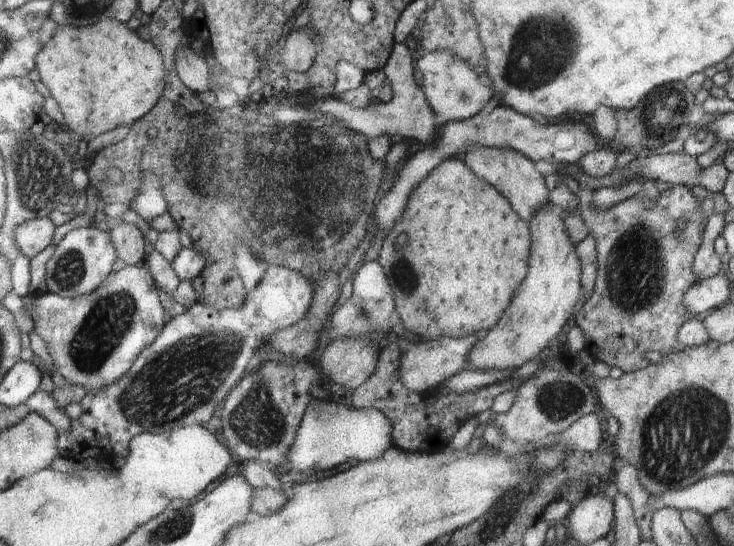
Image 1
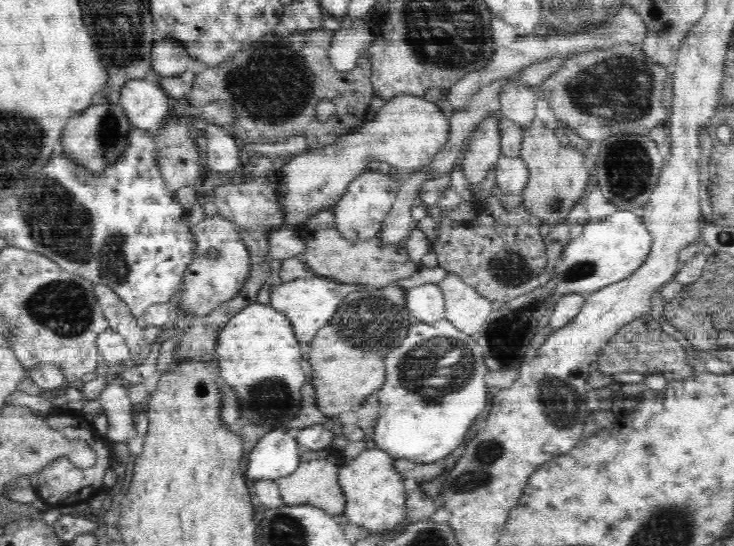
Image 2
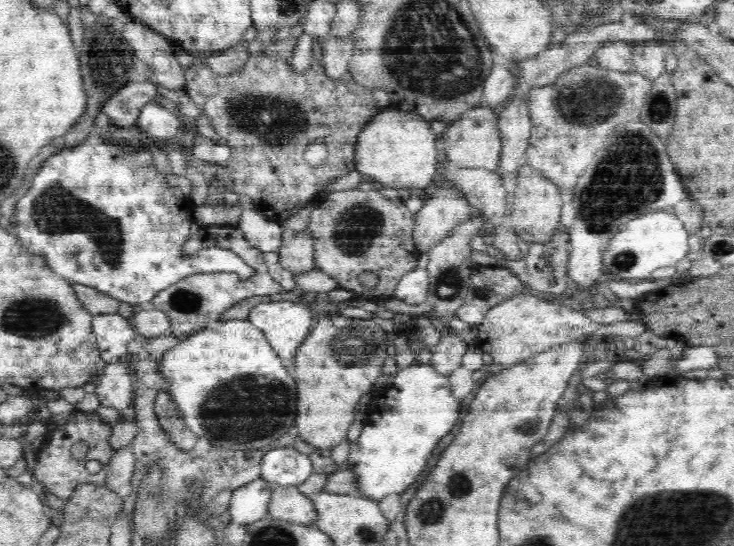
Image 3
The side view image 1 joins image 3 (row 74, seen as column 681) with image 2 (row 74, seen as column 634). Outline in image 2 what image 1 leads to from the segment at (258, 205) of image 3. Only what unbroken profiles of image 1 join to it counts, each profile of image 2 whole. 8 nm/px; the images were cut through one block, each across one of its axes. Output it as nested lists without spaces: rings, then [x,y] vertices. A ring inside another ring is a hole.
[[[327,29],[296,31],[290,35],[280,36],[269,33],[265,38],[239,50],[234,56],[212,67],[204,67],[203,72],[195,76],[192,90],[186,96],[190,105],[202,107],[211,103],[222,103],[236,111],[236,118],[227,129],[242,146],[251,147],[254,143],[284,142],[298,134],[307,137],[309,148],[326,146],[340,135],[352,132],[360,123],[365,122],[370,108],[373,93],[371,50],[358,50],[358,62],[352,70],[335,69],[328,56],[334,32]],[[323,100],[329,100],[336,106],[336,114],[326,122],[319,123],[316,117],[316,106]]]

